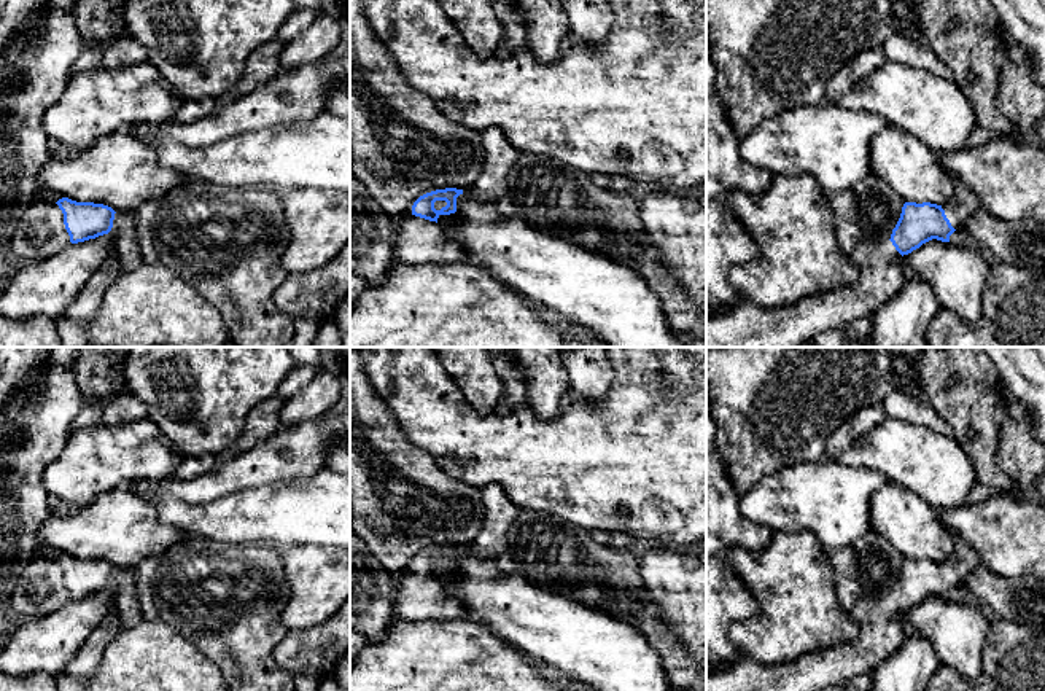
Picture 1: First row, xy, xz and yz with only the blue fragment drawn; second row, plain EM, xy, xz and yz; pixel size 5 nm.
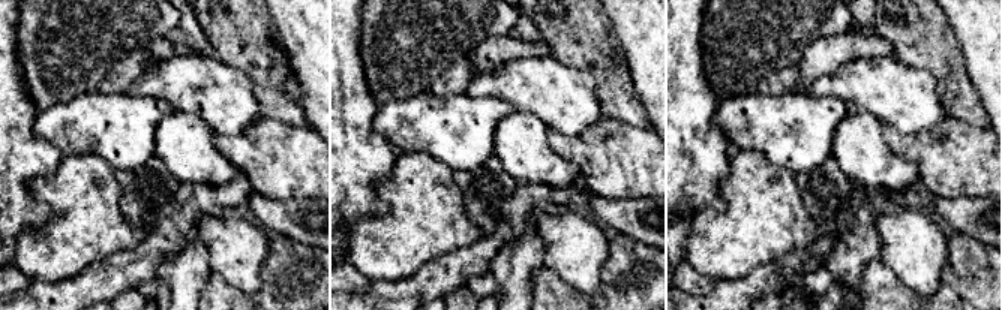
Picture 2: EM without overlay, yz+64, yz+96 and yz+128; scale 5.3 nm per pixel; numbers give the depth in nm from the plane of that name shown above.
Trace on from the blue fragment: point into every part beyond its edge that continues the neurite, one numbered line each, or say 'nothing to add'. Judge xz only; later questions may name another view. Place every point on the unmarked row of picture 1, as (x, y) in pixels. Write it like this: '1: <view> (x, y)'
1: xz (419, 597)

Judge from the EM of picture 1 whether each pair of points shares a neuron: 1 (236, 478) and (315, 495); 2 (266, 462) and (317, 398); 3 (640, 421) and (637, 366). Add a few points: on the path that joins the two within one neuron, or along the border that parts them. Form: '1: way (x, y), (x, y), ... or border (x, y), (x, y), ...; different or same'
1: border (304, 476), (244, 487), (231, 494); different
2: border (325, 414), (280, 425); different
3: way (640, 408), (640, 379); same

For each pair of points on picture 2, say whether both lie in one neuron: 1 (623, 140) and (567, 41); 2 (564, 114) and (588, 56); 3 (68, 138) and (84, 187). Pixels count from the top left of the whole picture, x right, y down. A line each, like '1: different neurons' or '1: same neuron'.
1: different neurons
2: different neurons
3: different neurons

